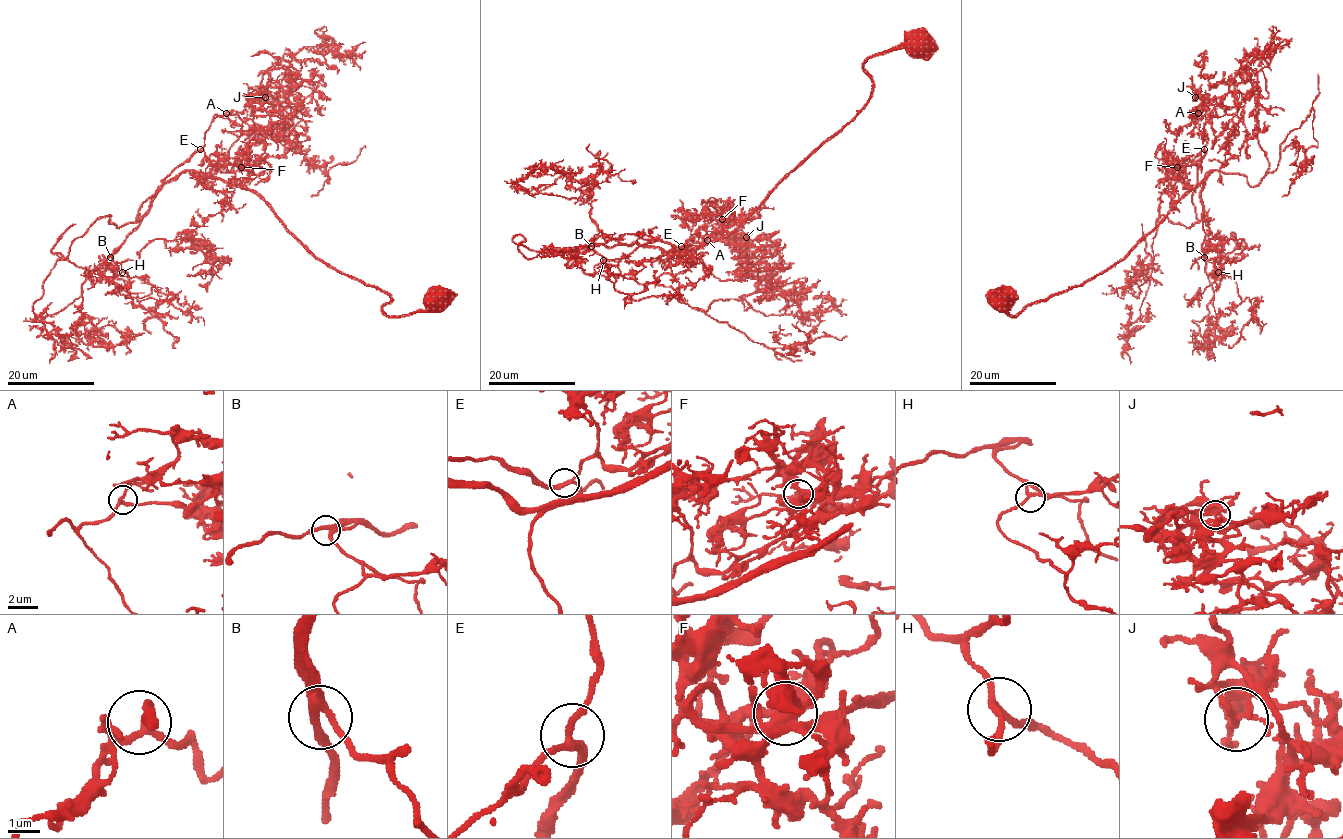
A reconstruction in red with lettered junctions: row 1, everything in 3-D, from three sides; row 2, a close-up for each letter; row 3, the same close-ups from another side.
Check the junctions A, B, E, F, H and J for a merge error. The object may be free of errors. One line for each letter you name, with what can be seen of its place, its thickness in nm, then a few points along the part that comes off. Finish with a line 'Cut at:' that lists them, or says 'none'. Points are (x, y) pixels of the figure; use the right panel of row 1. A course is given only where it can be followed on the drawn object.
J: (1195, 97) | 170 nm | (1196, 96), (1222, 98), (1243, 71), (1253, 88), (1253, 132), (1270, 126)
Cut at: J

